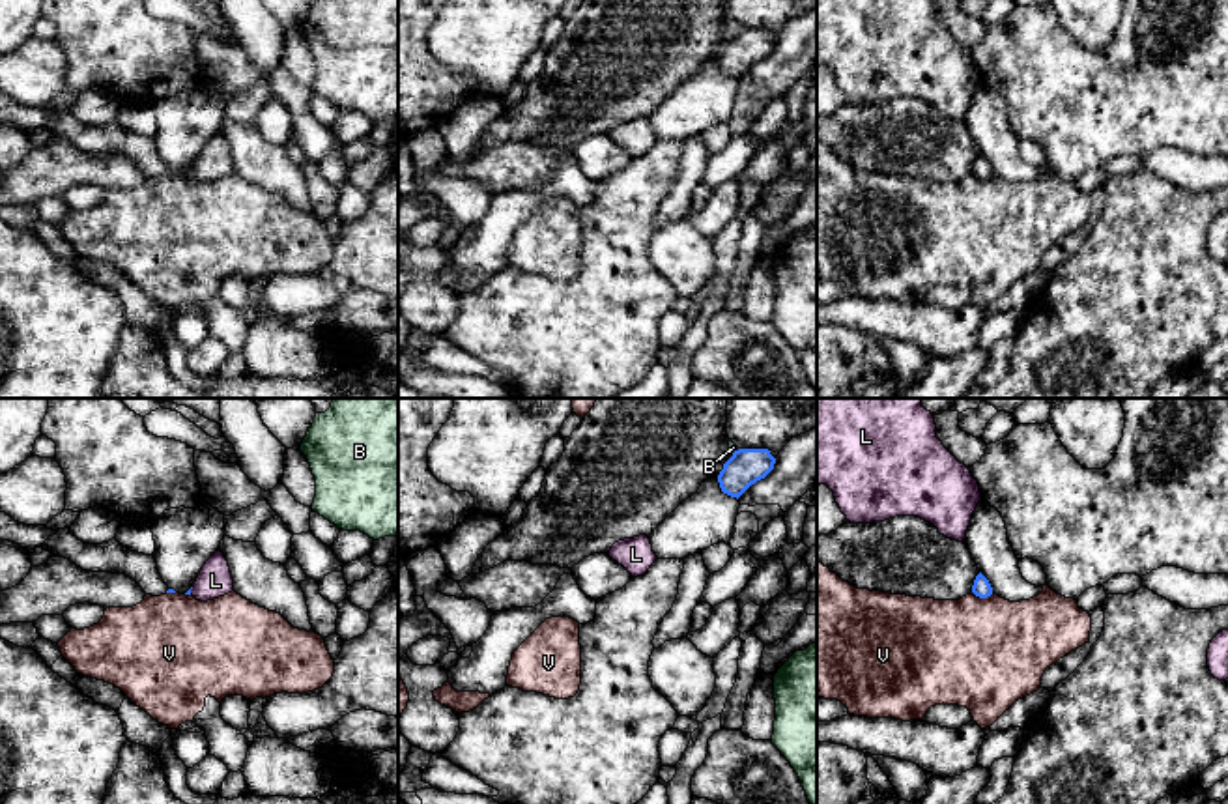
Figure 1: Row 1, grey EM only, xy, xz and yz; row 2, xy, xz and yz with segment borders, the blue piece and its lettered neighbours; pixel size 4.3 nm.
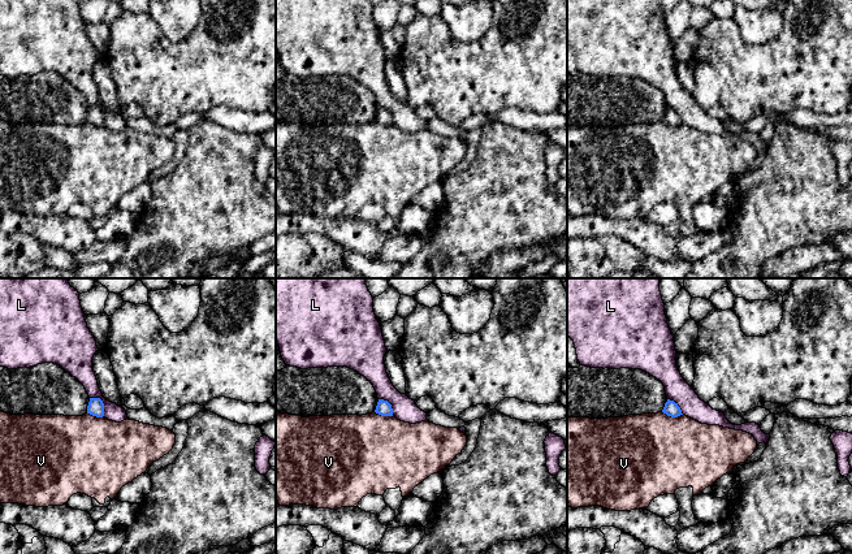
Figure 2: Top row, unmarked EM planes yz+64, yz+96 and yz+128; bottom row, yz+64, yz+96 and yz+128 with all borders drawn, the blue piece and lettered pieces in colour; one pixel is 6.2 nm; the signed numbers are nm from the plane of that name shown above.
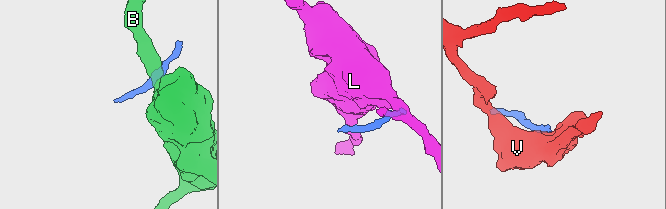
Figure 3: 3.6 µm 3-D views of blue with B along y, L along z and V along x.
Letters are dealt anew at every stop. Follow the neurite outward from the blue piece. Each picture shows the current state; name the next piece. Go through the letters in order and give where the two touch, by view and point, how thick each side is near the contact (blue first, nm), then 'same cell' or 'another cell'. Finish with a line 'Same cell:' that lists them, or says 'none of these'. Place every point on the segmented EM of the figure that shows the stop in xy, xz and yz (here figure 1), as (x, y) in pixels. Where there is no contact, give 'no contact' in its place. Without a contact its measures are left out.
B: contact xz (733, 453); calibres 160 and 40 nm; another cell
L: contact xy (189, 591); calibres 20 and 140 nm; another cell
V: contact yz (982, 597); calibres 80 and 480 nm; another cell
Same cell: none of these

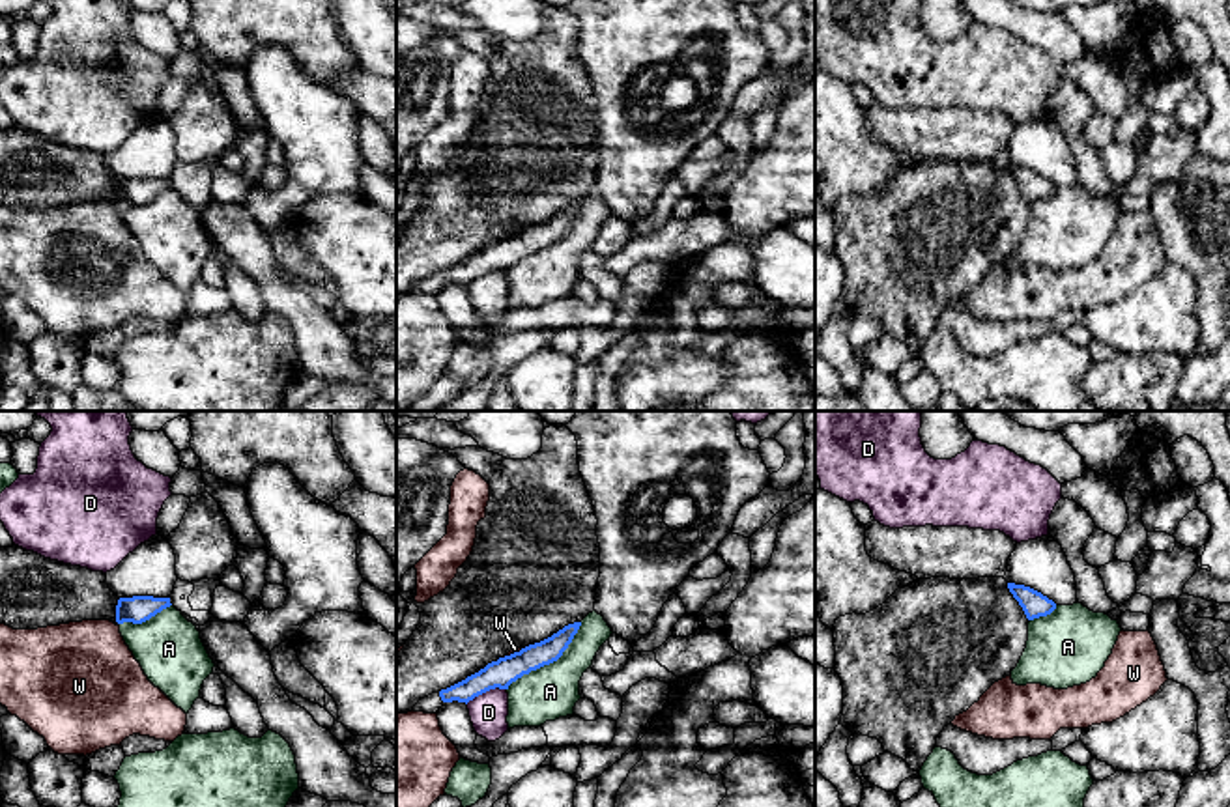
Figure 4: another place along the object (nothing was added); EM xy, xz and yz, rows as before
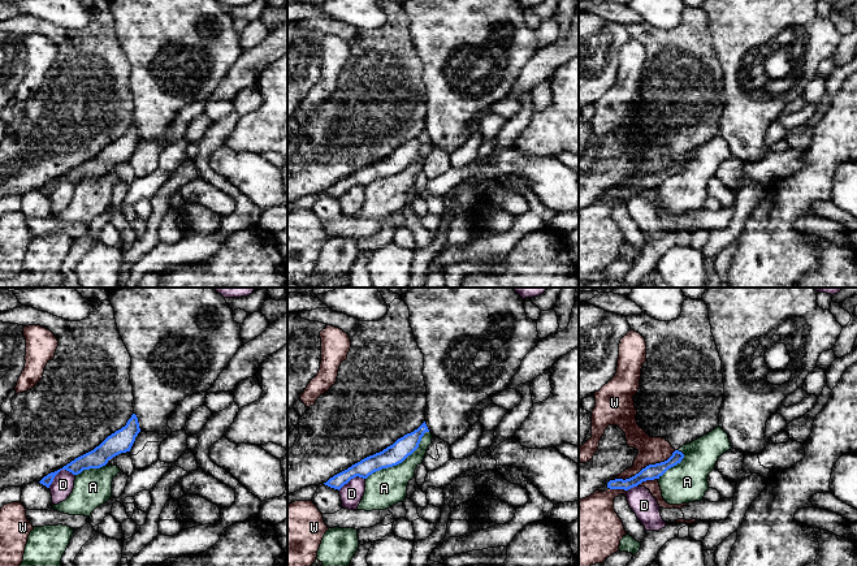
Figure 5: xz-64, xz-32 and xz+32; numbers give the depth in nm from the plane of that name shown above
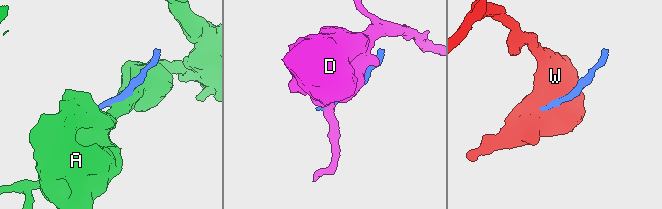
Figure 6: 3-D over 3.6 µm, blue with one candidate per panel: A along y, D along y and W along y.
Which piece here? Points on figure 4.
A: contact xz (548, 664); calibres 120 and 220 nm; another cell
D: contact xz (485, 692); calibres 120 and 160 nm; another cell
W: contact xz (514, 652); calibres 120 and 20 nm; another cell
Same cell: none of these

